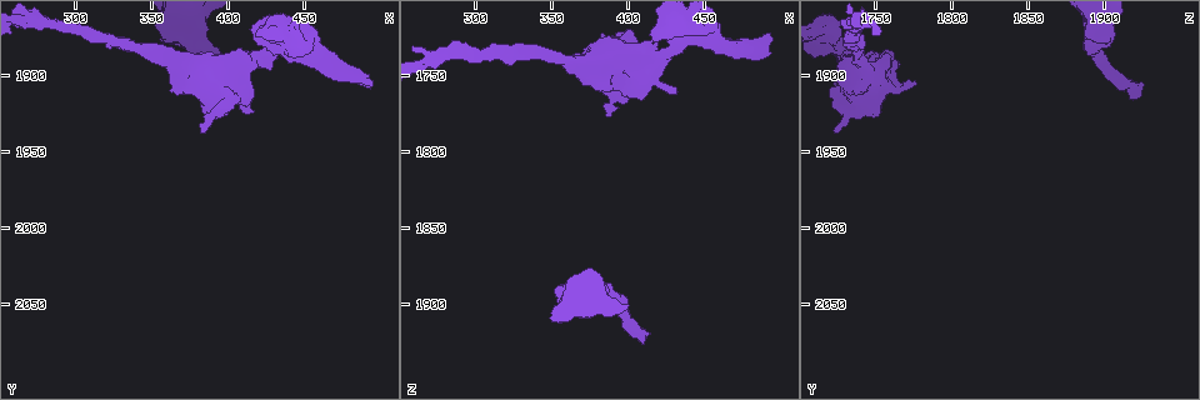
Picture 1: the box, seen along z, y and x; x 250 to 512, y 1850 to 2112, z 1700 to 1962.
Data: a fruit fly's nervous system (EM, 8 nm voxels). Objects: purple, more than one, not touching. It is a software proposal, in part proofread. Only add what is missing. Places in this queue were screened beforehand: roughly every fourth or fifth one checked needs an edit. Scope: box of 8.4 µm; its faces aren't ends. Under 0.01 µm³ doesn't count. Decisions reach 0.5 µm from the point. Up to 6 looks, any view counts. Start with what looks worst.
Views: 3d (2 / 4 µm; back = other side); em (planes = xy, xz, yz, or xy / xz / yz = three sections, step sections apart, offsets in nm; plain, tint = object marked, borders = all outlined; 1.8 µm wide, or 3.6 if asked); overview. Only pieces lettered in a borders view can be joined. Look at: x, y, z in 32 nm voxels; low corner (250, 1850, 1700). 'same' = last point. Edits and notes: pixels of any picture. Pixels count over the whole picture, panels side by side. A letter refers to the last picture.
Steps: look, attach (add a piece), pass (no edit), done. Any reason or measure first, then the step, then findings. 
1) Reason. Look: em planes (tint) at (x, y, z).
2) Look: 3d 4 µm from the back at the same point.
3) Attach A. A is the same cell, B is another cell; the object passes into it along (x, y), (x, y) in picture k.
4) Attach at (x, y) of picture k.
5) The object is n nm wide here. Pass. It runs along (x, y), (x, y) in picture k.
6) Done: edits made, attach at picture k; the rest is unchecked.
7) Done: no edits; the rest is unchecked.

Branch stops here. Look: 3d 2 µm at (410, 1914, 1920).

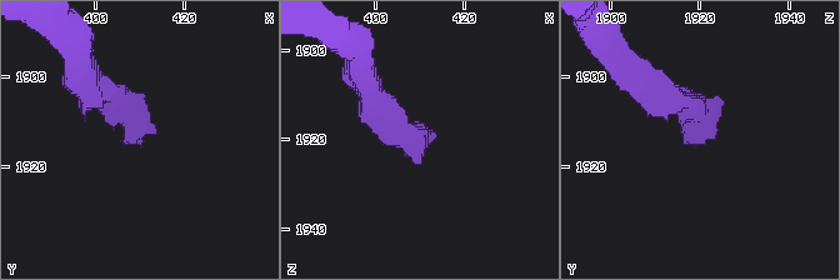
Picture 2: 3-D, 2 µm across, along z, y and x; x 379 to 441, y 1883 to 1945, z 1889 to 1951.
Look: em planes (borders) at (410, 1916, 1918).

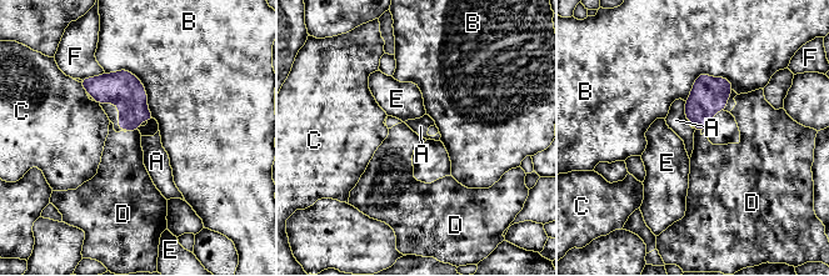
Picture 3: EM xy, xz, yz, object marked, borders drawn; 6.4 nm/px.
Attach D. D is the same cell, A, B, C, E and F are other cells; it goes on there.

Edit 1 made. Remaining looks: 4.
See it whole again. Look: overview.

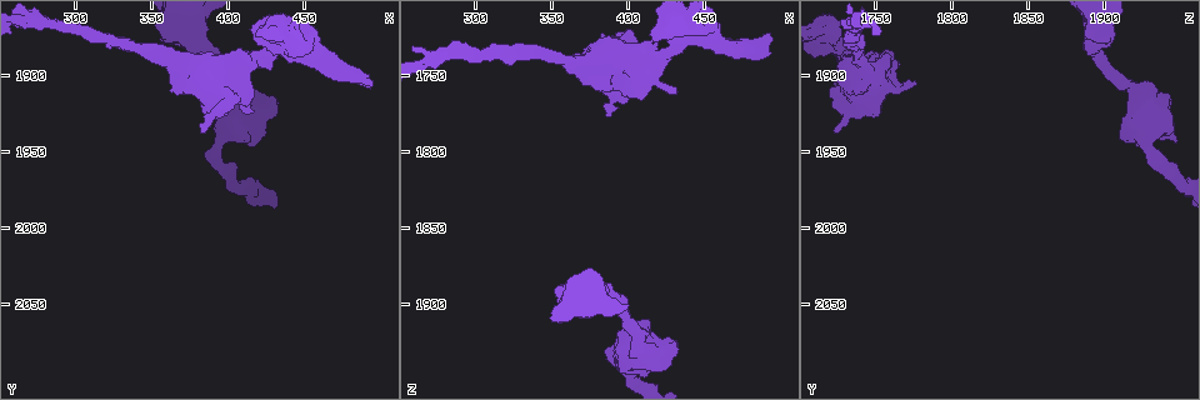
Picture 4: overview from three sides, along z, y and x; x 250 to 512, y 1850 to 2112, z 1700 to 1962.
Sudden change in width. Look: em planes (plain) at (436, 1884, 1728).

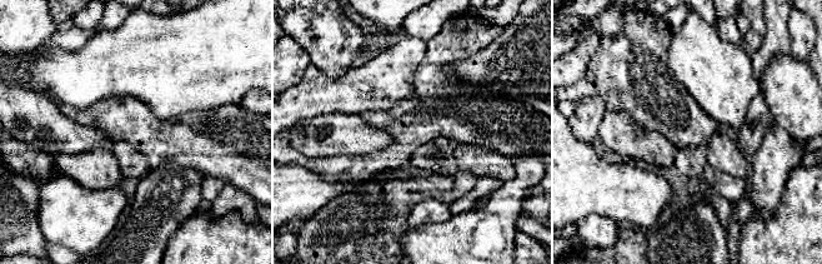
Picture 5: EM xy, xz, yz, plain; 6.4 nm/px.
Look: em planes (borders) at the same point.

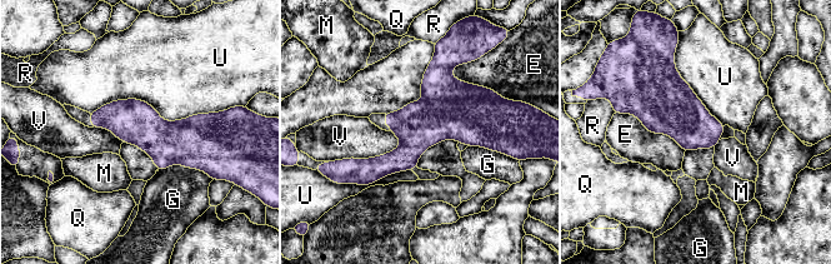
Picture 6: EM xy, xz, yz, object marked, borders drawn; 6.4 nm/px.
The object is 280 nm wide here. Pass. E, G, M, Q, R, U and V are other cells; a border runs along (400, 139), (388, 153), (338, 160) in picture 6; none of them fits.

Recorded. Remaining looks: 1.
Branch stops here. Look: em planes (borders) at (492, 1904, 1722).

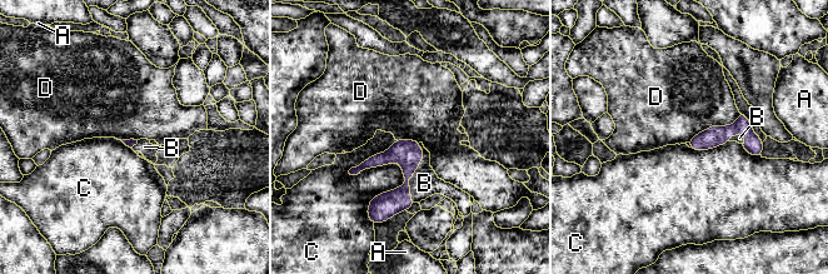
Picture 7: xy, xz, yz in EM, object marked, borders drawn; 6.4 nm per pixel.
The longest contact is with C, 500 nm. Attach B. B is the same cell, A, C and D are other cells; the object passes into it along (408, 153), (414, 173), (424, 183) in picture 7; it goes on there.

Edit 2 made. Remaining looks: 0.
Done: edits made, attach at picture 3, attach at picture 7; the rest is unchecked.

